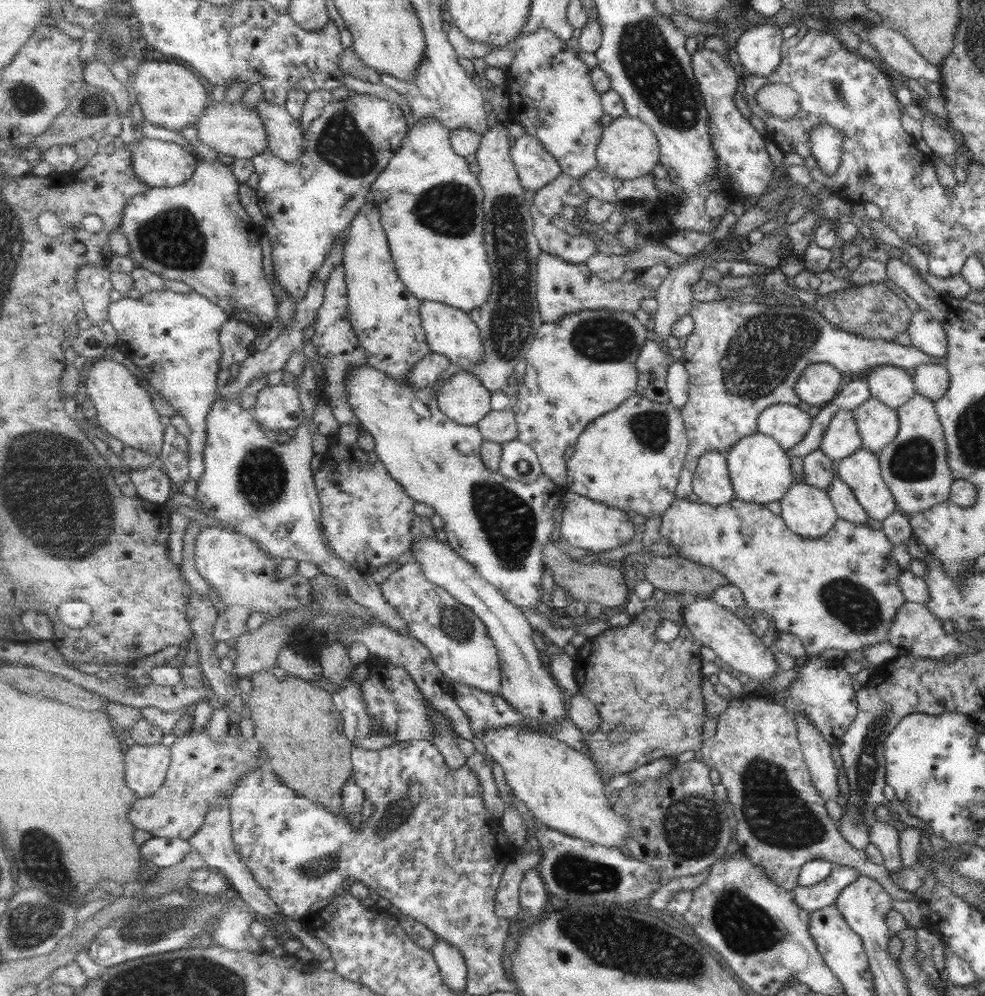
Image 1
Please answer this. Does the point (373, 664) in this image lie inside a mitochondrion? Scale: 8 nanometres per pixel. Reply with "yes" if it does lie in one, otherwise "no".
no

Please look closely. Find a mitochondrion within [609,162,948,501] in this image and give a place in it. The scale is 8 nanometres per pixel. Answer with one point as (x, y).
(762, 355)

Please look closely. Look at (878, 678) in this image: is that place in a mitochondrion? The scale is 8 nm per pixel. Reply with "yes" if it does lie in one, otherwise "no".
yes

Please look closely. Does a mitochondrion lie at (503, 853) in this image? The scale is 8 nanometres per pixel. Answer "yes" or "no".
no

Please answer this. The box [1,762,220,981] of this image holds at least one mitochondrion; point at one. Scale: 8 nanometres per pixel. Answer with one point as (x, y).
(32, 923)

